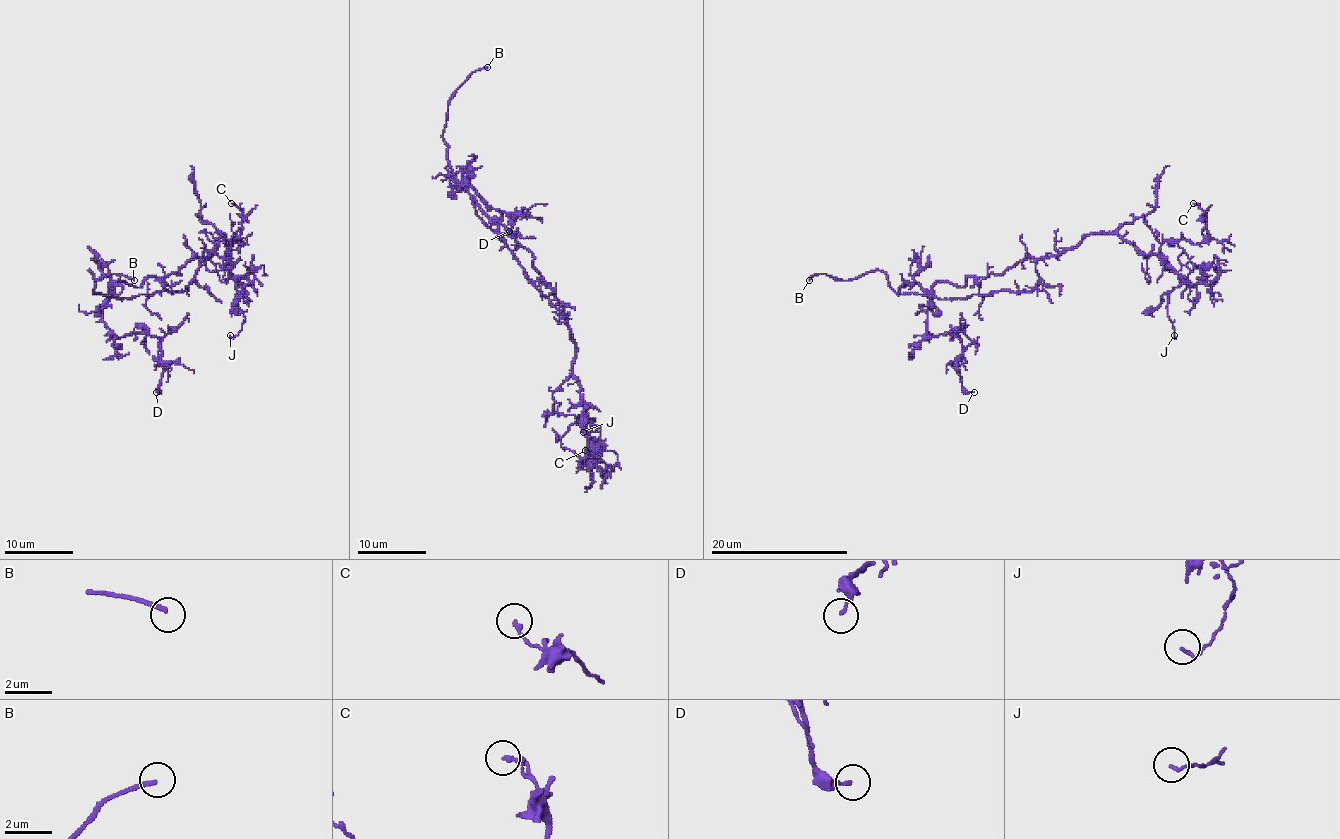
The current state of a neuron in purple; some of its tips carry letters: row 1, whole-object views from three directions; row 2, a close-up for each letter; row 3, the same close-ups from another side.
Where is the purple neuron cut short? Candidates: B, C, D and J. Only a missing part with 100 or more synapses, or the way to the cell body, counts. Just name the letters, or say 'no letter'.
B

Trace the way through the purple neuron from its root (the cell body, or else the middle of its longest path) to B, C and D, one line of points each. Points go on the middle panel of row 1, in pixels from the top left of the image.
B: (535, 267), (533, 255), (480, 207), (456, 178), (448, 159), (443, 130), (449, 97), (473, 72), (487, 67)
C: (535, 267), (562, 308), (574, 344), (573, 377), (580, 385), (586, 432), (597, 449), (593, 466), (585, 450)
D: (535, 267), (533, 255), (456, 185), (470, 187), (491, 207), (515, 219), (518, 216), (509, 231)

